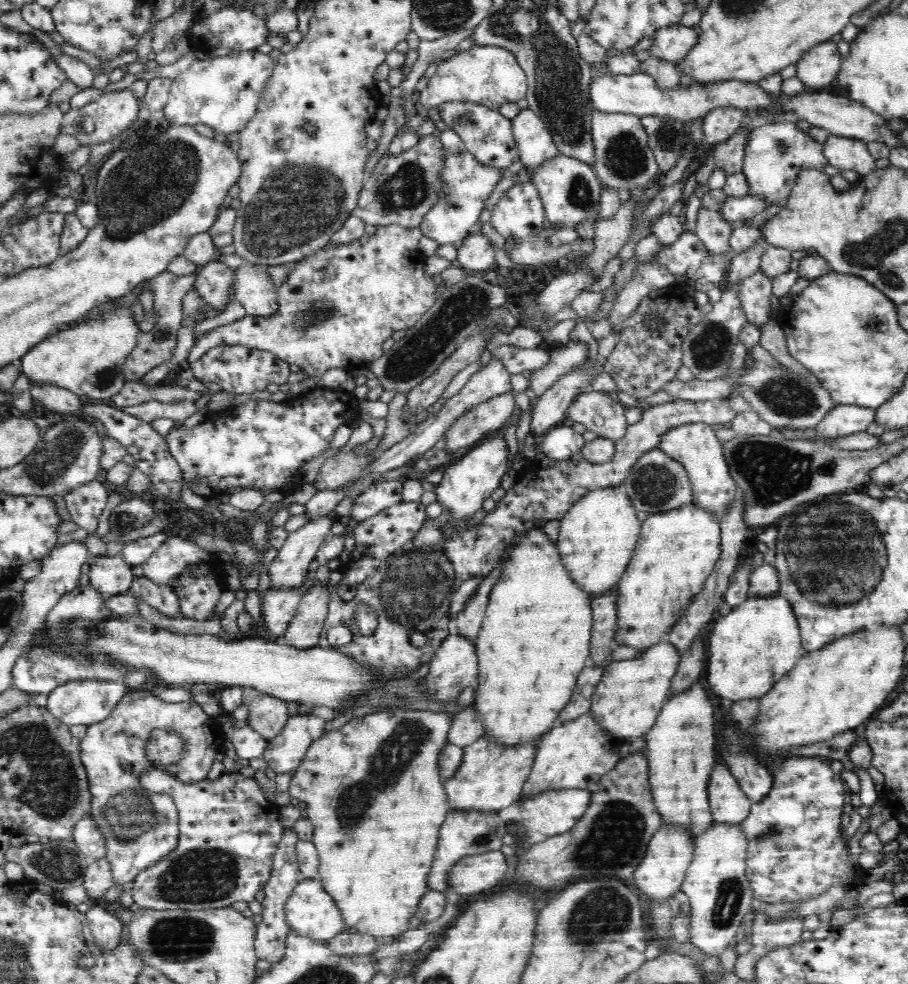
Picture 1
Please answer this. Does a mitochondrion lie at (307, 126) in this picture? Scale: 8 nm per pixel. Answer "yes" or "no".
yes

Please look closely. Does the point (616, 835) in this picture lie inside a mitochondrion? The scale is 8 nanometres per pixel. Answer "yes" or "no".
yes

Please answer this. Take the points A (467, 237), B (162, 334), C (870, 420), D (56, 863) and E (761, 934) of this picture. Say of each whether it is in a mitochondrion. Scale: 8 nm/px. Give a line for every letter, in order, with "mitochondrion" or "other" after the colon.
A: other
B: other
C: other
D: mitochondrion
E: other

